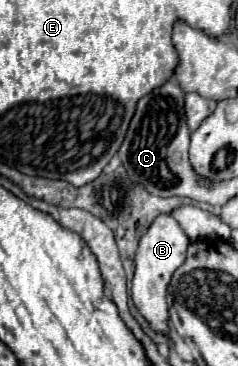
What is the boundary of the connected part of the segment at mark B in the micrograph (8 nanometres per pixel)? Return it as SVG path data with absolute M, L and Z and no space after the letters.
M162 214L152 222L152 226L142 236L138 250L136 250L136 260L134 260L136 272L134 272L134 280L132 280L132 300L138 308L138 312L148 320L150 328L164 336L170 336L166 290L168 290L174 270L186 260L188 244L190 244L190 240L182 232L180 224L170 214Z

